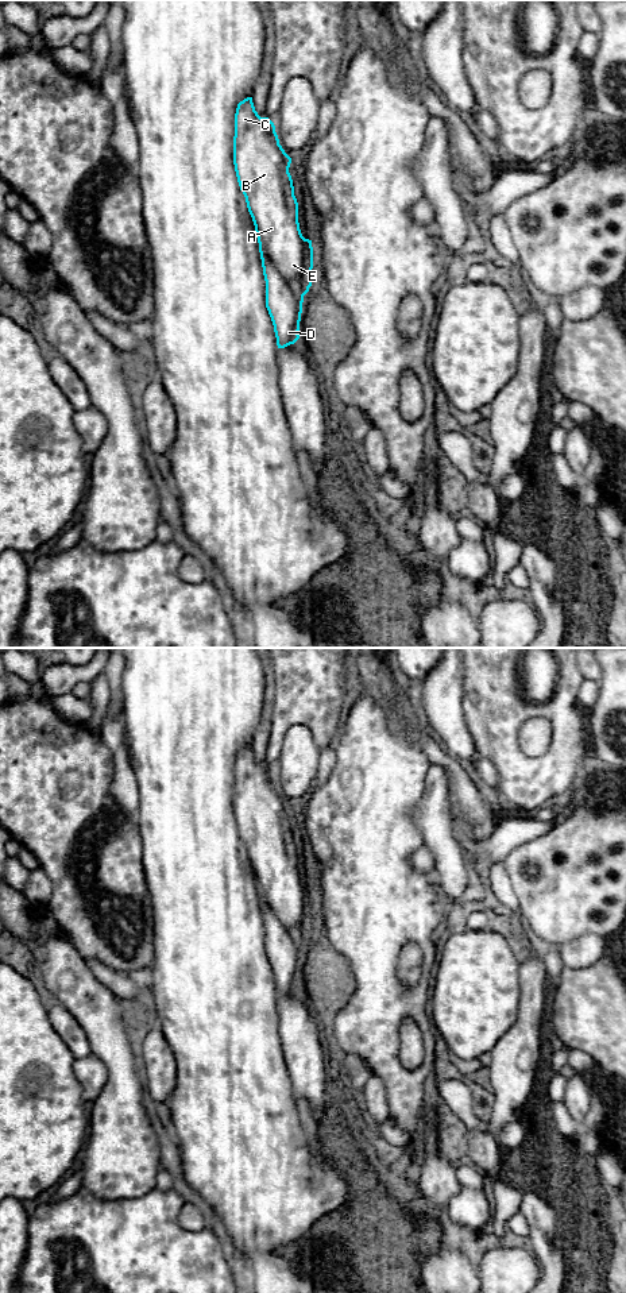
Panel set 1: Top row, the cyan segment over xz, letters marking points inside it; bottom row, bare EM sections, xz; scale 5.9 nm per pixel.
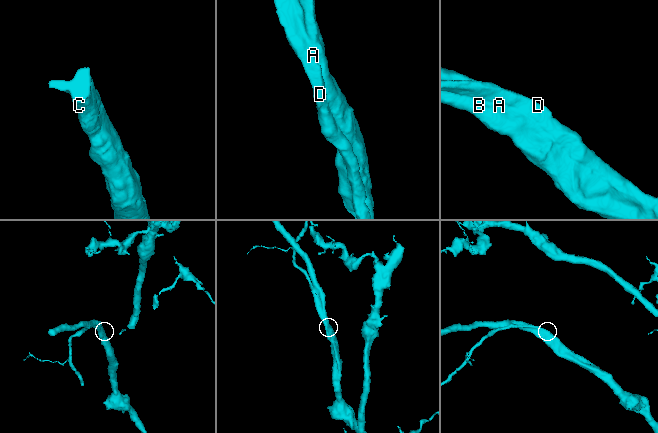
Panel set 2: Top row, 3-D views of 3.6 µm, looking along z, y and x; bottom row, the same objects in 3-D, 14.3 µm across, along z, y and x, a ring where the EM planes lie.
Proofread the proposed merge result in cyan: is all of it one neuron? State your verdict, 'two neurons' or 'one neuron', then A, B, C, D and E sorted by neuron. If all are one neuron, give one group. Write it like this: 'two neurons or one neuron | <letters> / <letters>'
one neuron | A B C D E

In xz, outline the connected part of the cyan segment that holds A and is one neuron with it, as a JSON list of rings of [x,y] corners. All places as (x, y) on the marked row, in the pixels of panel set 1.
[[[252,97],[240,101],[235,113],[233,165],[258,235],[266,281],[266,308],[274,325],[278,348],[294,344],[300,339],[302,302],[312,286],[313,269],[312,240],[305,239],[300,229],[290,163],[291,158],[279,144],[274,123],[258,115]]]

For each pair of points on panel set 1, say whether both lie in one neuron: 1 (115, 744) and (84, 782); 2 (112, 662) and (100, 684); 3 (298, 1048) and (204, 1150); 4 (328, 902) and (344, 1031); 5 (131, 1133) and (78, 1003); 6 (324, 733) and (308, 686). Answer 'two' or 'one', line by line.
1: two
2: two
3: two
4: one
5: one
6: one

